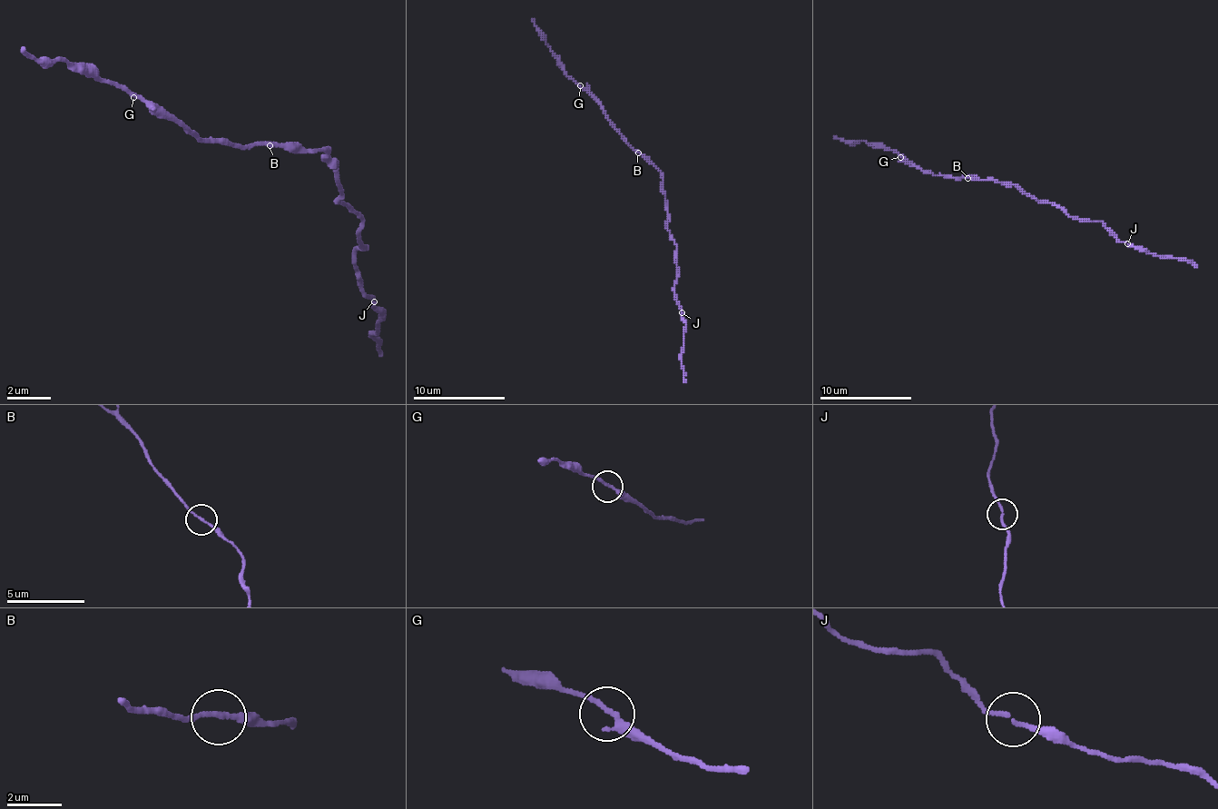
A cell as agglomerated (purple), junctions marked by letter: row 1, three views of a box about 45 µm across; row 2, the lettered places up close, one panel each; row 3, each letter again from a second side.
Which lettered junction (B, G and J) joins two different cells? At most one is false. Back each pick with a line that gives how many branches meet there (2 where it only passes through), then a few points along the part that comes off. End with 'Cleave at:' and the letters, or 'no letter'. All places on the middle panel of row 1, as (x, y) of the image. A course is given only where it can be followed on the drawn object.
Cleave at: no letter

